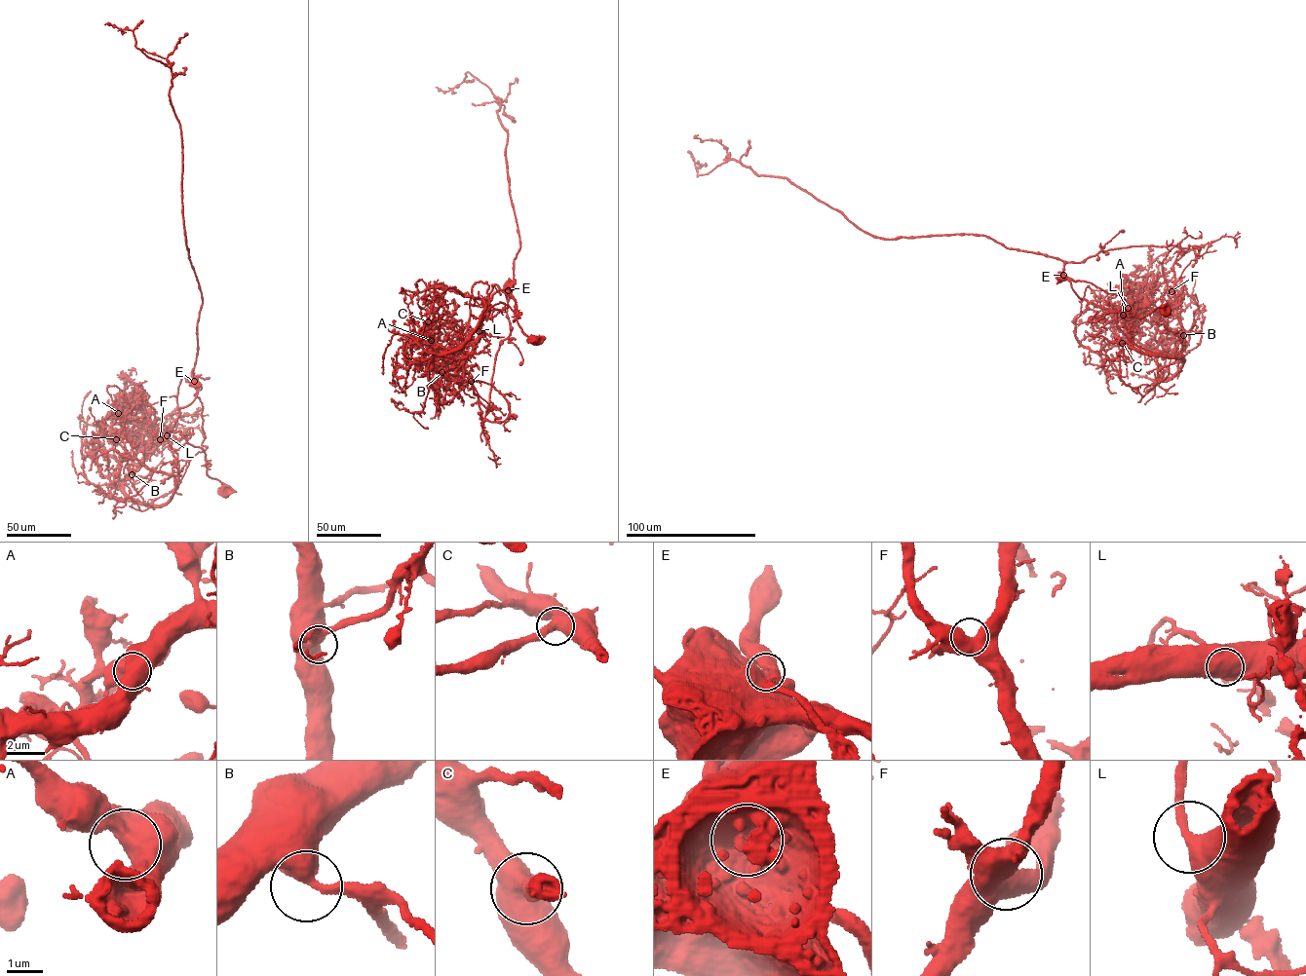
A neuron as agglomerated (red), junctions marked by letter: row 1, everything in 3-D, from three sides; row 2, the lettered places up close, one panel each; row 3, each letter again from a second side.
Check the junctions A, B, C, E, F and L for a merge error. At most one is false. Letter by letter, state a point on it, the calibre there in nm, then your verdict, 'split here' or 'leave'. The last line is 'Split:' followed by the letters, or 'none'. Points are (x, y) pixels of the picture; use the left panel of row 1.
A: (118, 413) | 900 nm | leave
B: (132, 474) | 500 nm | leave
C: (116, 439) | 550 nm | leave
E: (194, 381) | 1400 nm | split here
F: (160, 439) | 600 nm | leave
L: (167, 435) | 500 nm | leave
Split: E

